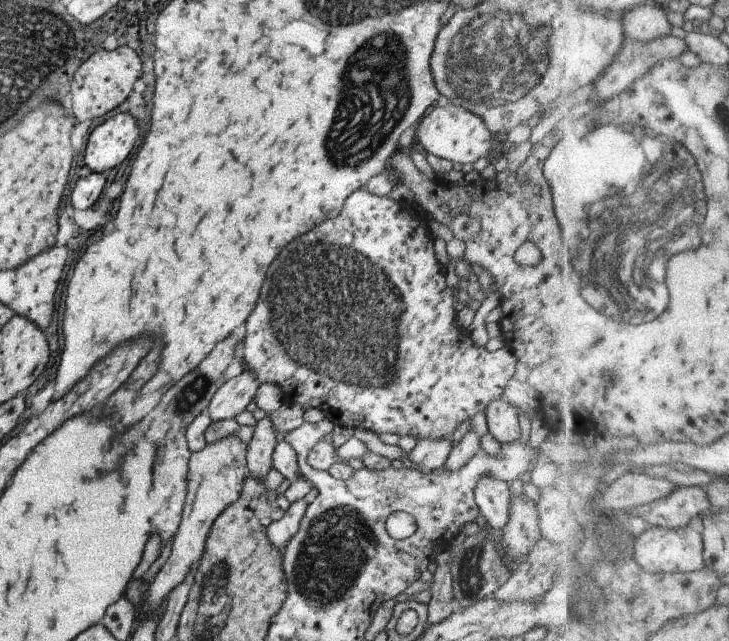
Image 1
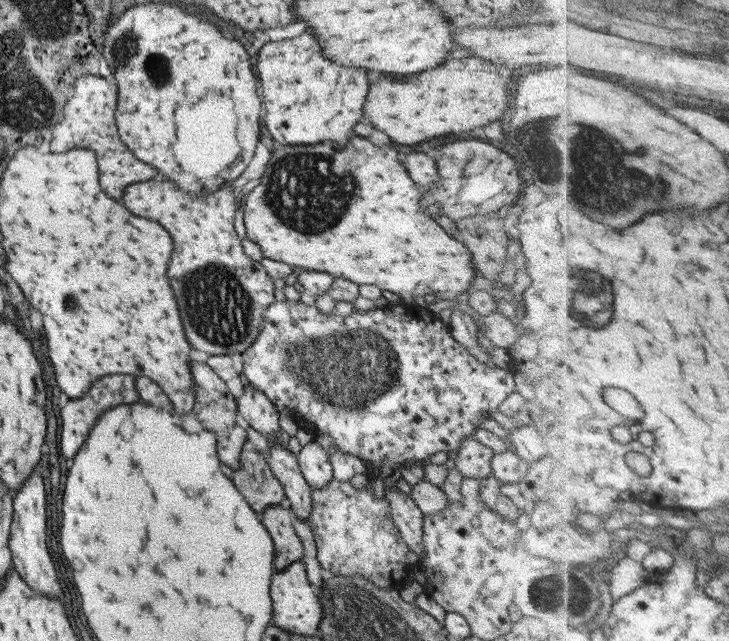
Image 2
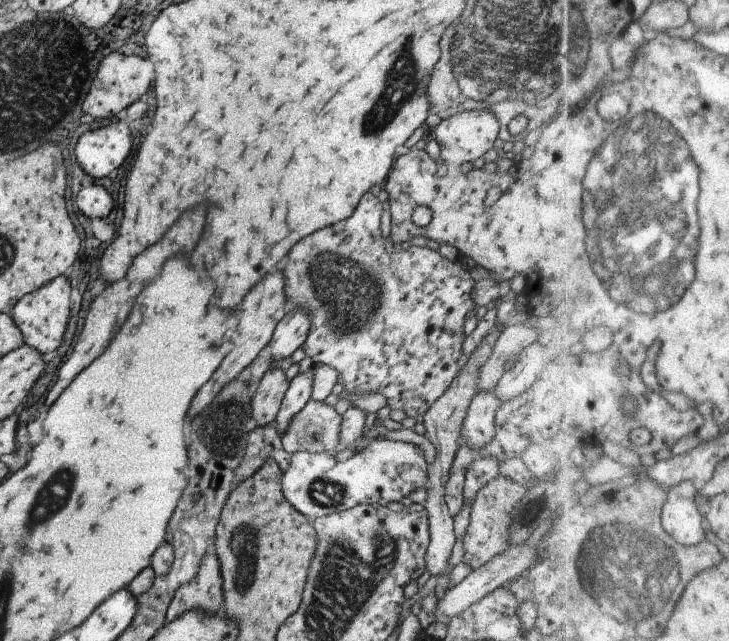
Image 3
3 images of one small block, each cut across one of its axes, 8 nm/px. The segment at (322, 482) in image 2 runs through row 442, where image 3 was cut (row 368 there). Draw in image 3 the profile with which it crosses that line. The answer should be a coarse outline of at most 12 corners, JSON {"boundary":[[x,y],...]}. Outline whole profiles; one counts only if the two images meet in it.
{"boundary":[[320,364],[289,382],[274,420],[281,436],[311,399],[313,376]]}

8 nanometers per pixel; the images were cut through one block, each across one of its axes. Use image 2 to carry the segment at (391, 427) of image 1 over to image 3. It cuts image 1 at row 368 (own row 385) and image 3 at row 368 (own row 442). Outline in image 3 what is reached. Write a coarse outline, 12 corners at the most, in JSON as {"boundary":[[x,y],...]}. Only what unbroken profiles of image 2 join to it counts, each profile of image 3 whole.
{"boundary":[[382,203],[292,248],[303,347],[425,414],[466,364],[475,281],[385,247]]}

